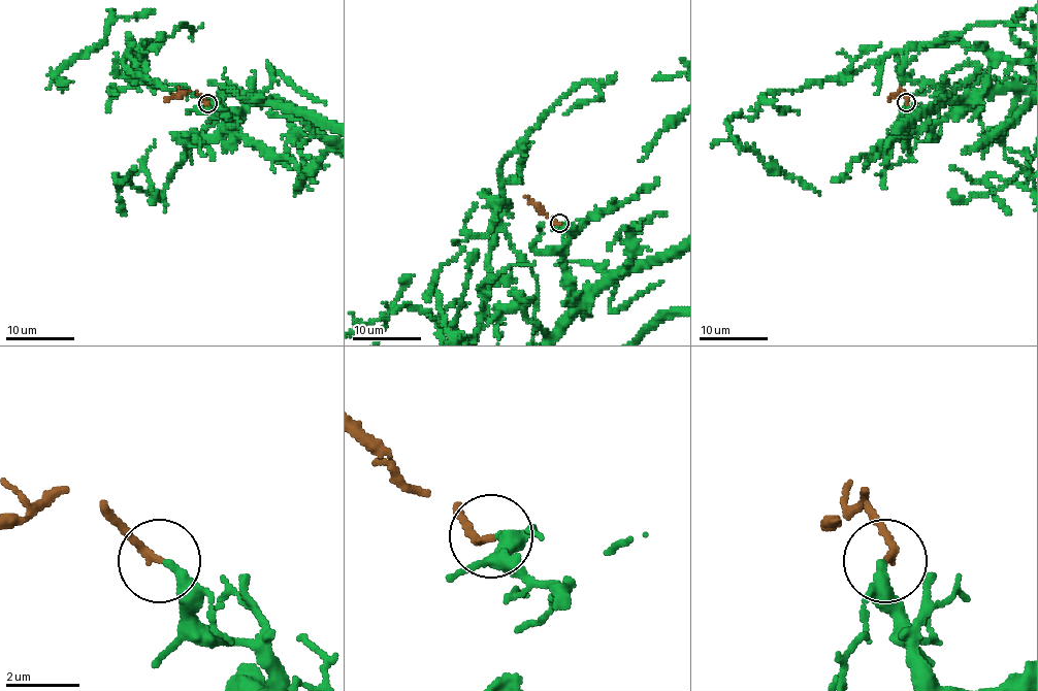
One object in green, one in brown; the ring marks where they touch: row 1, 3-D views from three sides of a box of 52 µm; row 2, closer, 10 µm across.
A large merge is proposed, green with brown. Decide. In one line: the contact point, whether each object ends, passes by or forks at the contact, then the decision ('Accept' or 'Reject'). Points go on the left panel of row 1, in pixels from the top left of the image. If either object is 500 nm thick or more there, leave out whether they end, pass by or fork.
Place: (207, 103). At the ring green ends. At the ring brown ends. Accept

